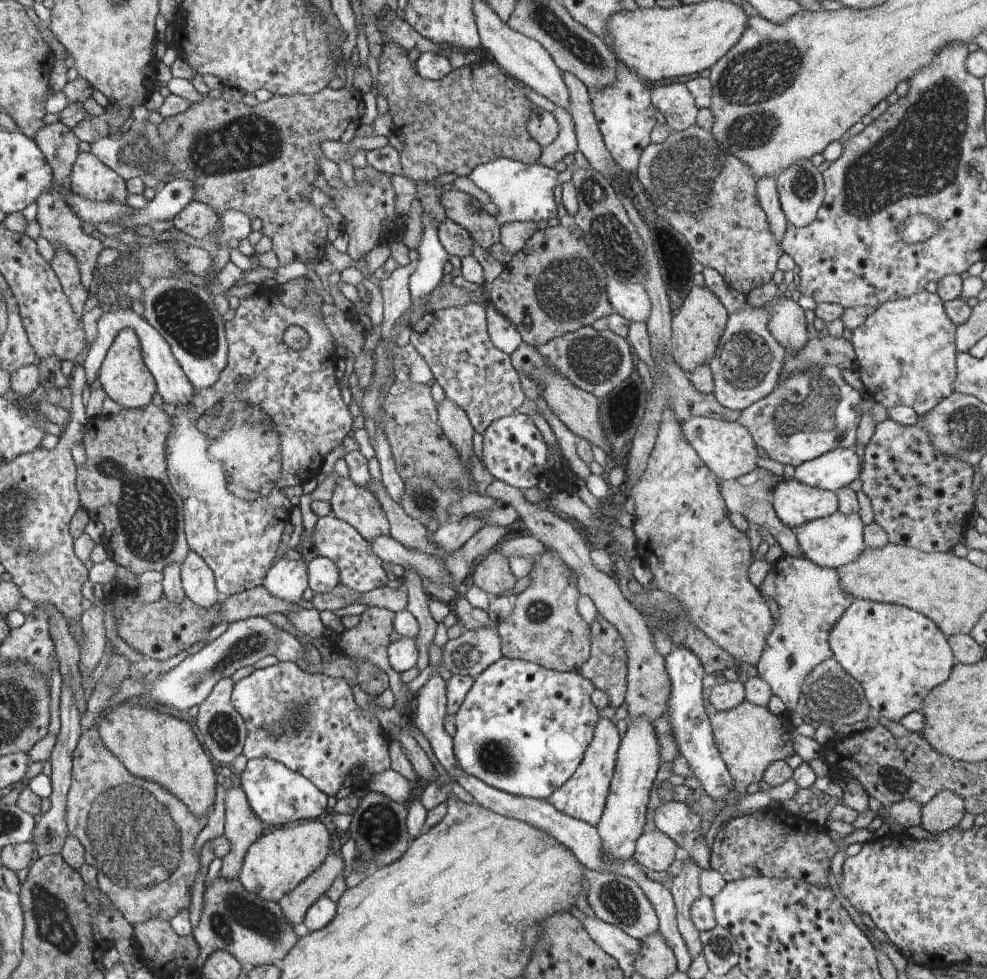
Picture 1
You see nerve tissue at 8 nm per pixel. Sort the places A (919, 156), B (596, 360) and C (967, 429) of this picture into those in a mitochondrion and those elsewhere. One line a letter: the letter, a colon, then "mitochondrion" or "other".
A: mitochondrion
B: mitochondrion
C: mitochondrion

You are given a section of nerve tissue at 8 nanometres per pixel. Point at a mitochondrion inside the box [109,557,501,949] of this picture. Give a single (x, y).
(297, 720)

